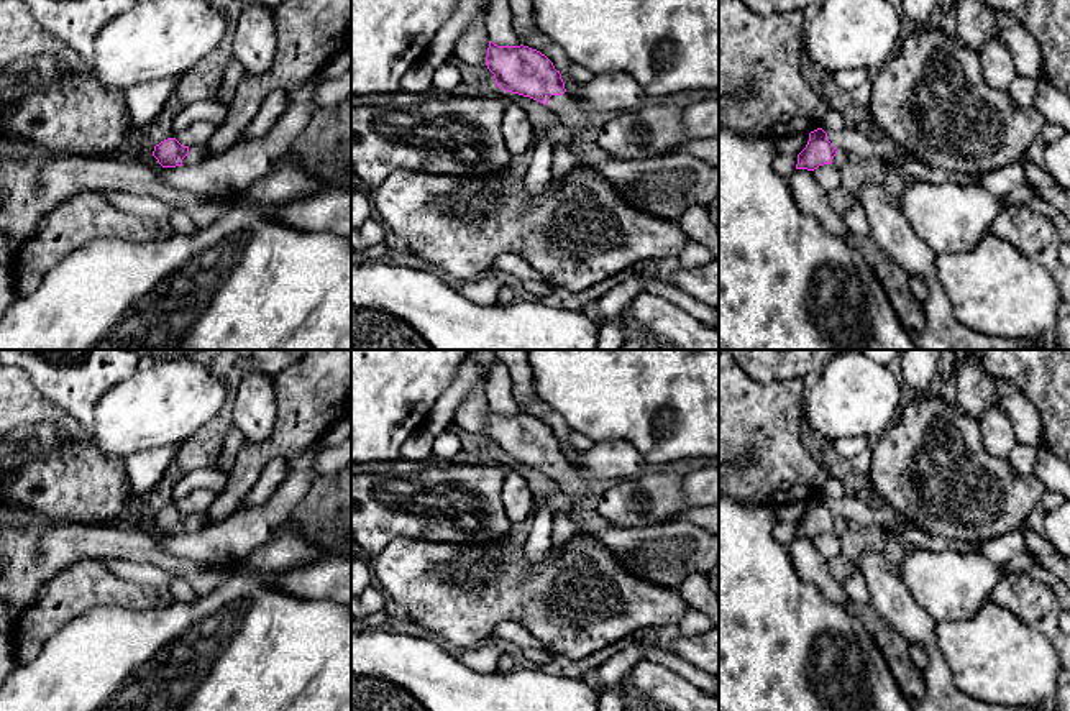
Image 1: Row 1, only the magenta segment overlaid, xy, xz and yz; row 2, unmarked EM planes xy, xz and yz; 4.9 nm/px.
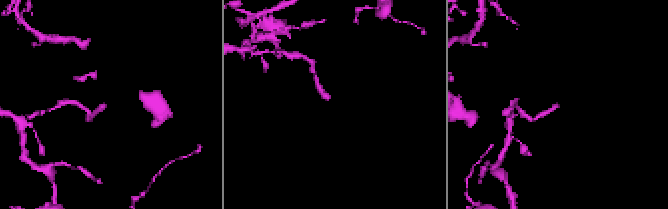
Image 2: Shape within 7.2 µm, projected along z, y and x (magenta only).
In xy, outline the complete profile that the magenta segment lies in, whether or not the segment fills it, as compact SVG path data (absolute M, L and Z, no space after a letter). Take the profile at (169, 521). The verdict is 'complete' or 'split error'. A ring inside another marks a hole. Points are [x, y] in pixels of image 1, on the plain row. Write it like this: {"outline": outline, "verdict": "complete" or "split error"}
{"outline": "M176 506L156 512L153 524L162 535L189 534L208 525L203 512L182 514Z", "verdict": "split error"}

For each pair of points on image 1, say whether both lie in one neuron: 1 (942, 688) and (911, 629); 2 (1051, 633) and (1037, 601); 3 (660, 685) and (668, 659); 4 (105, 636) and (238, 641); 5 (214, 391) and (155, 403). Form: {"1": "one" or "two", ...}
{"1": "one", "2": "one", "3": "two", "4": "one", "5": "one"}

